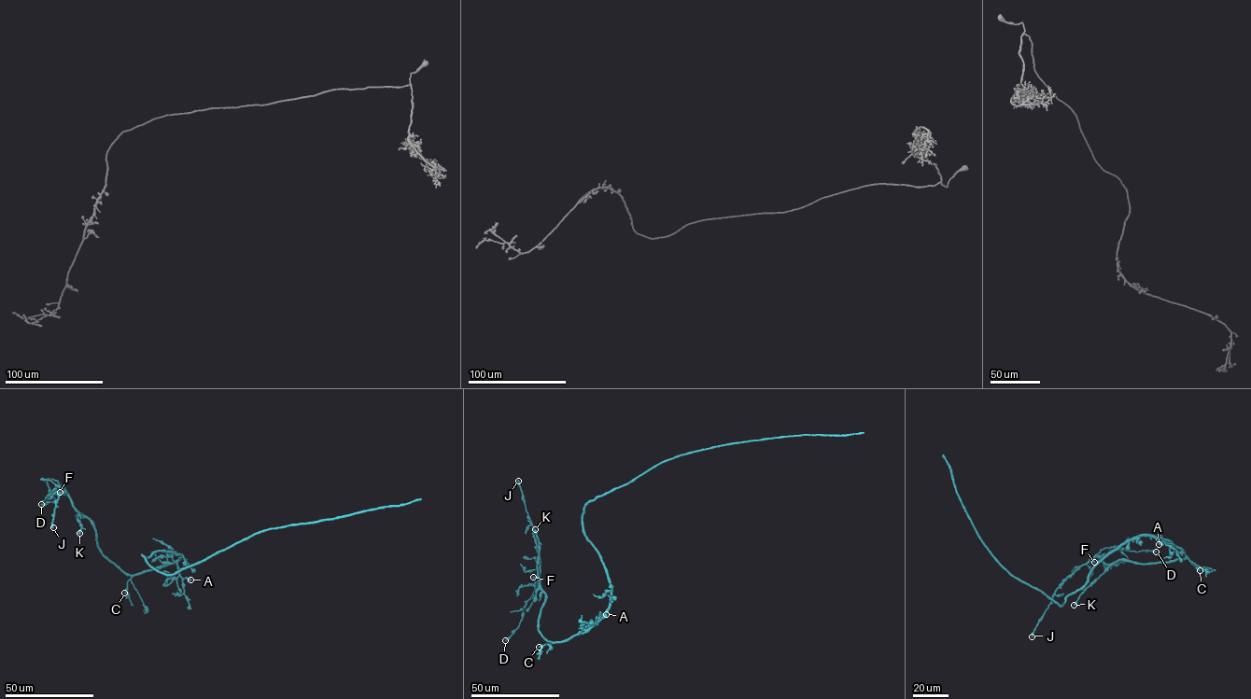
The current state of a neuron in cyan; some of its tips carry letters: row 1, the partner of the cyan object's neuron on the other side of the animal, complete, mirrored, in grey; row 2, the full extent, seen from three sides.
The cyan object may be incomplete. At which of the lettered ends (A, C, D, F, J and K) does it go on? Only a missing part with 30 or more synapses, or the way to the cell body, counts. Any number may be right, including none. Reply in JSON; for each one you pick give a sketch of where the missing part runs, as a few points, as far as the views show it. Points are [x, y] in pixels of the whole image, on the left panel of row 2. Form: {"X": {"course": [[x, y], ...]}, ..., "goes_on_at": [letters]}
{"goes_on_at": []}

